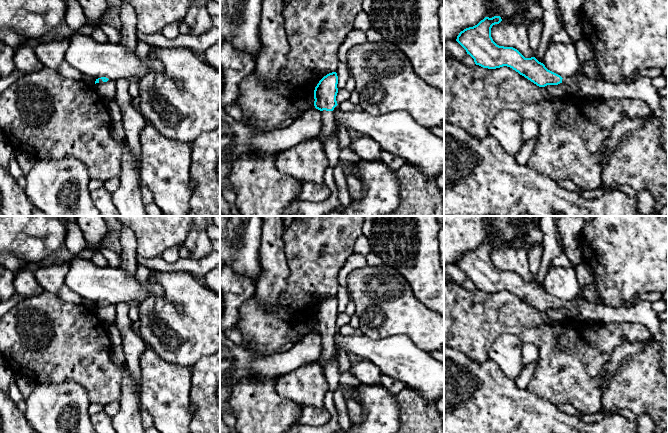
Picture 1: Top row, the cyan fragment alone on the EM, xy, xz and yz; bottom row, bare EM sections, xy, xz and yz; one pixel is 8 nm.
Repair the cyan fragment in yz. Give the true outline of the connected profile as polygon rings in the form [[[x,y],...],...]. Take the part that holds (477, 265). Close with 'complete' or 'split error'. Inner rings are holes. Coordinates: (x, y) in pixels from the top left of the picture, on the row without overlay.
[[[500,240],[492,242],[485,241],[477,249],[464,253],[457,260],[456,265],[466,274],[473,283],[476,289],[483,292],[496,293],[507,290],[524,300],[539,311],[547,309],[558,309],[560,307],[566,308],[571,318],[584,322],[595,322],[599,324],[607,323],[640,323],[648,328],[653,340],[659,342],[662,348],[662,368],[665,376],[668,379],[668,337],[660,331],[660,319],[658,313],[653,309],[653,303],[645,300],[638,300],[636,304],[630,308],[619,307],[613,308],[607,305],[594,304],[586,300],[568,300],[562,302],[560,299],[548,294],[545,289],[539,286],[535,281],[525,282],[517,273],[513,271],[504,271],[497,269],[491,261],[491,252],[495,248],[502,245]]]; split error

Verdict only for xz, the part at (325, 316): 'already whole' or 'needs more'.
needs more

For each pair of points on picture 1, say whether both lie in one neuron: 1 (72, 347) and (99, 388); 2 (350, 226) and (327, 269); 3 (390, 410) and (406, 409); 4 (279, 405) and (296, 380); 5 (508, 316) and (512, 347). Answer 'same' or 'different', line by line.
1: same
2: same
3: different
4: different
5: different

